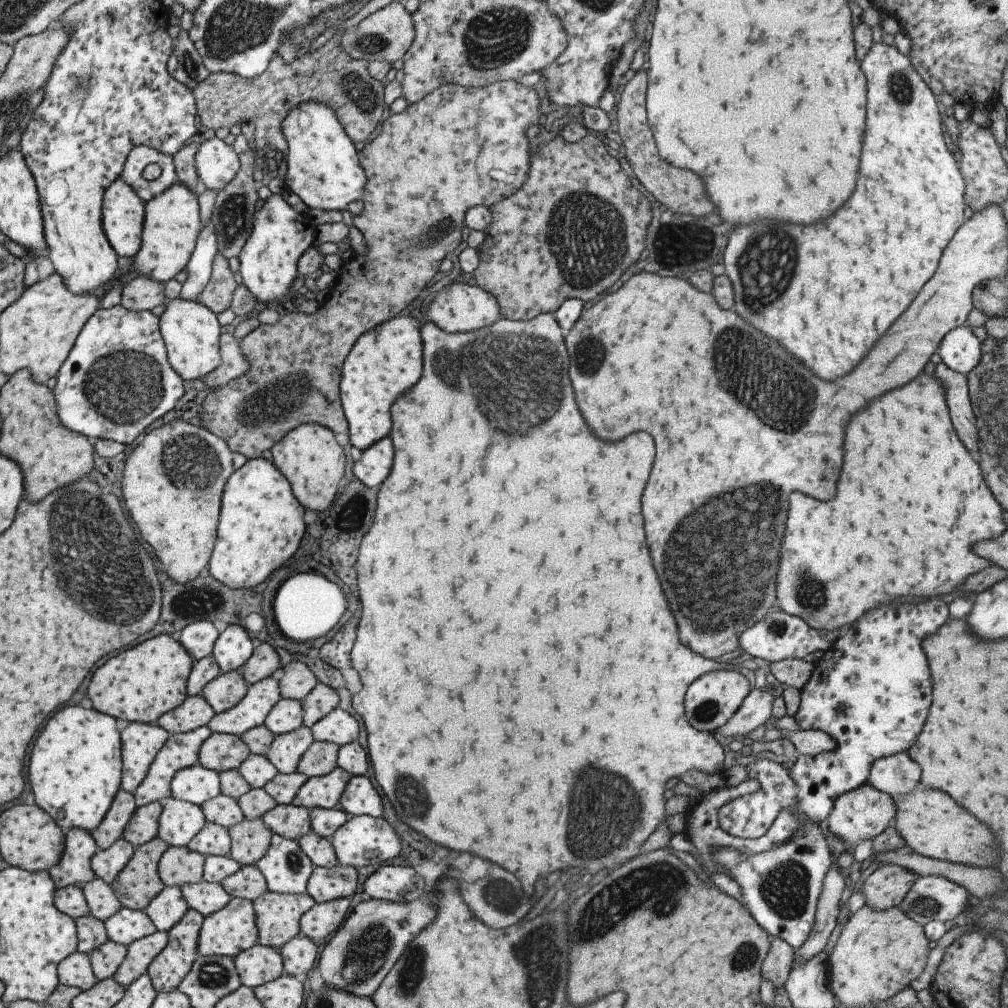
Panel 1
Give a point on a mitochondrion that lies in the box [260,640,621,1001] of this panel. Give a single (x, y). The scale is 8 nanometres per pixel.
(365, 954)

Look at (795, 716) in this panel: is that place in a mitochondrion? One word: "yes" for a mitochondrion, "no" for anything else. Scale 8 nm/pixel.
no

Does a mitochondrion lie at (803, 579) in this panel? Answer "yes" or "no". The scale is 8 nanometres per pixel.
yes

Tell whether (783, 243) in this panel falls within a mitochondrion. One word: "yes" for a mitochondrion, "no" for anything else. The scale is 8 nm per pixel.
yes

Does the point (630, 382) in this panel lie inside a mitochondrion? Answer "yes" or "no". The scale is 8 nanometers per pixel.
no

